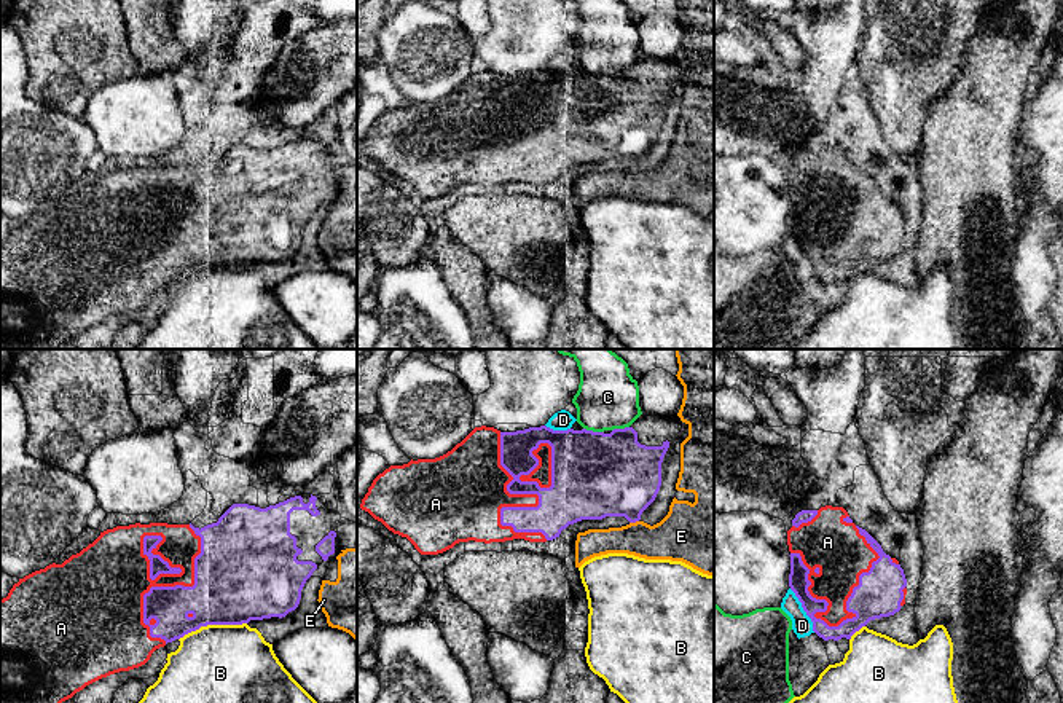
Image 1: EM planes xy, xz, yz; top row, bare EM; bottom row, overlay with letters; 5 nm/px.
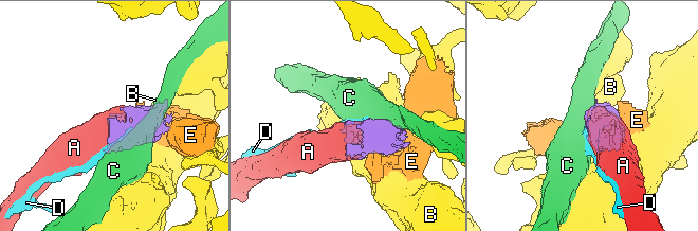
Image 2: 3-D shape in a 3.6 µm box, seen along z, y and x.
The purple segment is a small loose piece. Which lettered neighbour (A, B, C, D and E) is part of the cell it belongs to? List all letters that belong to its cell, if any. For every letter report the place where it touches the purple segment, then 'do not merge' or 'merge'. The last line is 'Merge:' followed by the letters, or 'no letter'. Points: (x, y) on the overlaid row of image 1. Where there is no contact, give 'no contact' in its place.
A: yz (859, 582) | merge
B: xy (212, 624) | do not merge
C: xz (593, 432) | do not merge
D: yz (804, 609) | do not merge
E: xz (633, 522) | do not merge
Merge: A

